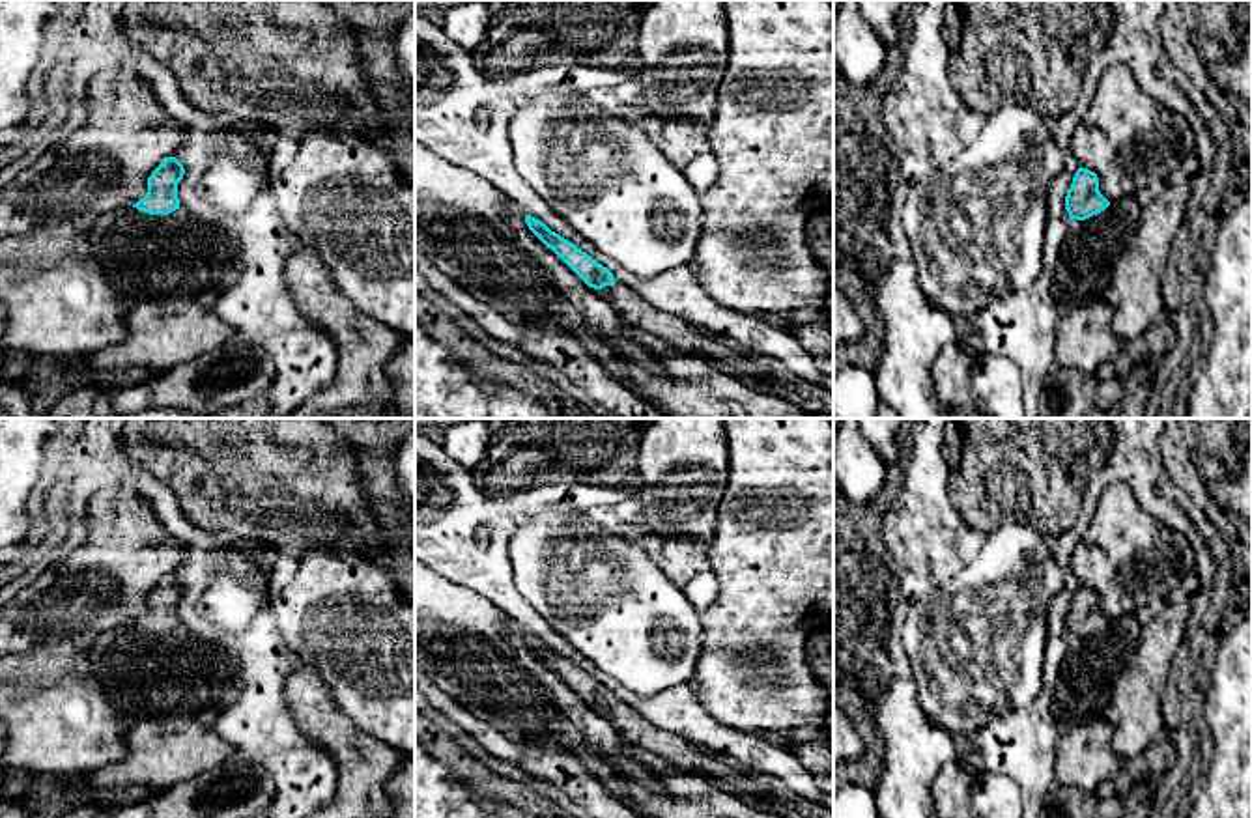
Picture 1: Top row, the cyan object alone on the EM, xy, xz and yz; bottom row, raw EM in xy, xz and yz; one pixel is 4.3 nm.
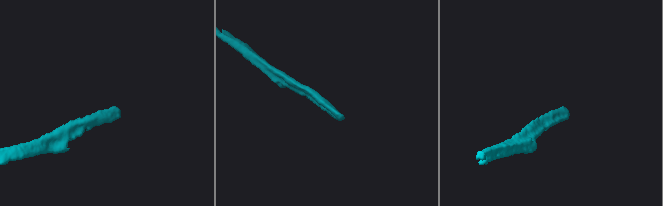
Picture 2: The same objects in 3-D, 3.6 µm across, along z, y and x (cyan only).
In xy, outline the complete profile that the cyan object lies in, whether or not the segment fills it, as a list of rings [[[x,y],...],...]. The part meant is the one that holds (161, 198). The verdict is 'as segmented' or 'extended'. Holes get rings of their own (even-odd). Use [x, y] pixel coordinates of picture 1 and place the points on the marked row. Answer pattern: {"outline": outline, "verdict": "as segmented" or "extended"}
{"outline": [[[176,157],[164,159],[148,177],[148,192],[133,207],[149,215],[168,215],[179,209],[178,183],[185,168]]], "verdict": "as segmented"}

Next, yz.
{"outline": [[[1080,166],[1065,196],[1065,209],[1069,217],[1086,220],[1104,211],[1108,205],[1110,202],[1099,190],[1097,174]]], "verdict": "as segmented"}

